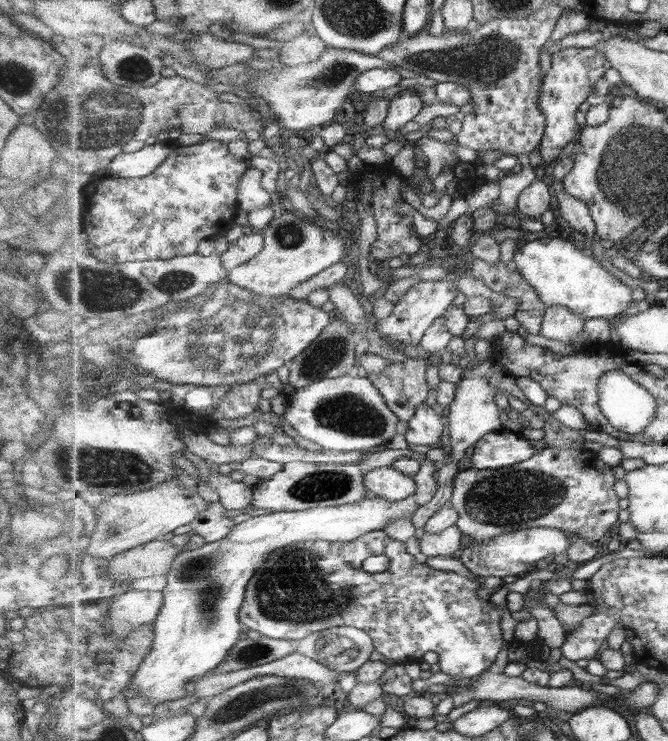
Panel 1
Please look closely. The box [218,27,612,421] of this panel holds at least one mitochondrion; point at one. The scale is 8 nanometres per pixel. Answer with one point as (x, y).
(492, 61)

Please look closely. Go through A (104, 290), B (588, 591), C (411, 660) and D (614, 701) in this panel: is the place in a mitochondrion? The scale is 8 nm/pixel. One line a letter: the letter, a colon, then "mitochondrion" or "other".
A: mitochondrion
B: other
C: other
D: other

